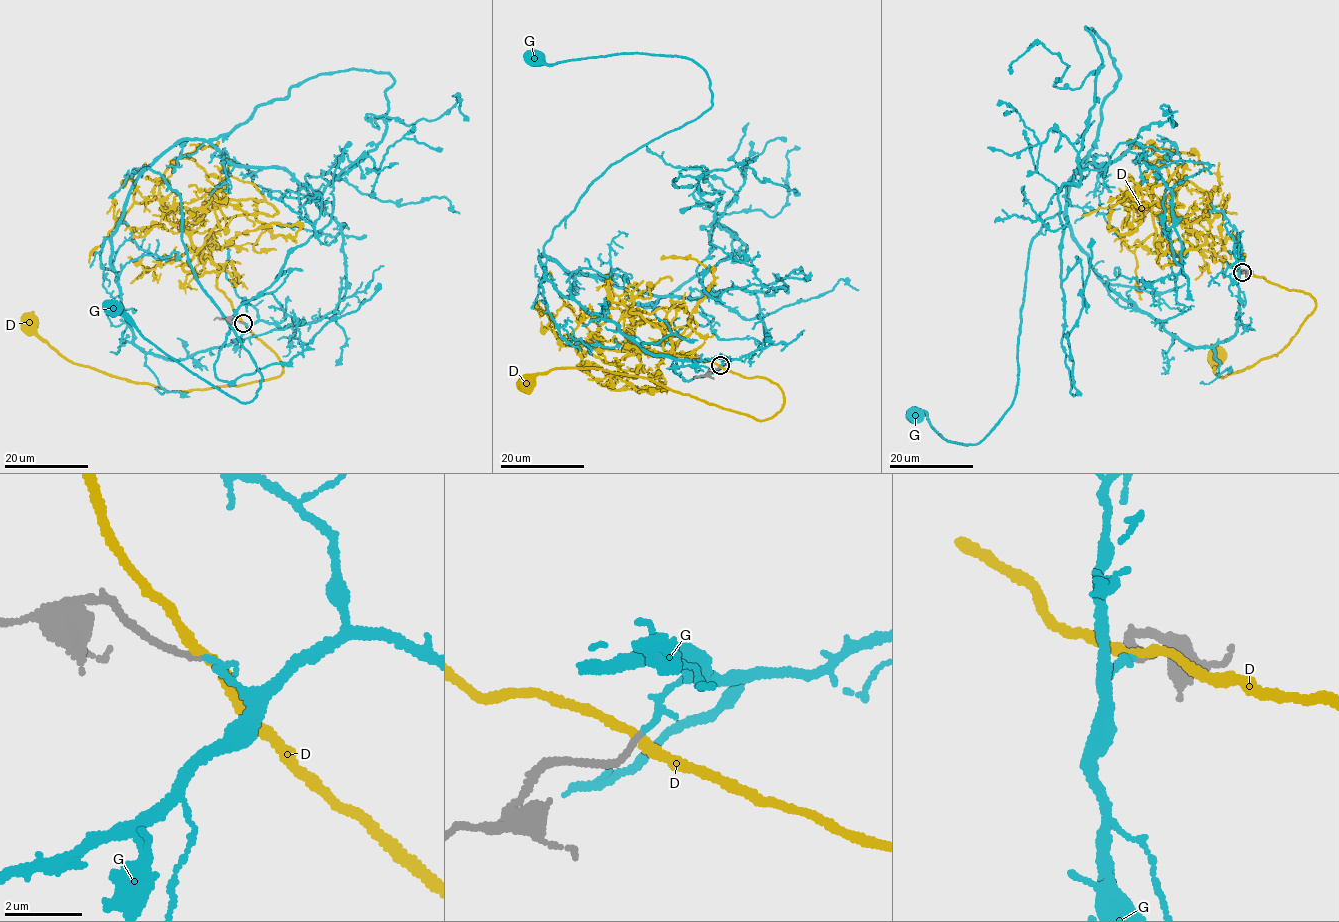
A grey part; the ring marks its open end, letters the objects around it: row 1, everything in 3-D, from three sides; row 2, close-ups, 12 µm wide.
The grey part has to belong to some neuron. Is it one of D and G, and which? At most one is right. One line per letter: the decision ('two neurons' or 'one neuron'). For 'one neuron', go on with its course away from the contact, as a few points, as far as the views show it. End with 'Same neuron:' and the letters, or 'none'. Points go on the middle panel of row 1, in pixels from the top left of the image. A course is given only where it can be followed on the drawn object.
D: two neurons
G: one neuron; it runs (720, 365), (647, 353), (557, 290), (537, 258), (613, 164), (711, 107), (703, 68), (636, 53), (535, 57)
Same neuron: G

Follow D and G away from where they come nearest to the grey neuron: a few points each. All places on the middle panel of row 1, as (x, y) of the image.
D: (720, 366), (776, 384), (782, 408), (760, 420), (648, 379), (586, 367), (525, 376), (526, 384)
G: (720, 365), (647, 353), (557, 290), (537, 258), (613, 164), (711, 107), (703, 68), (636, 53), (535, 57)

